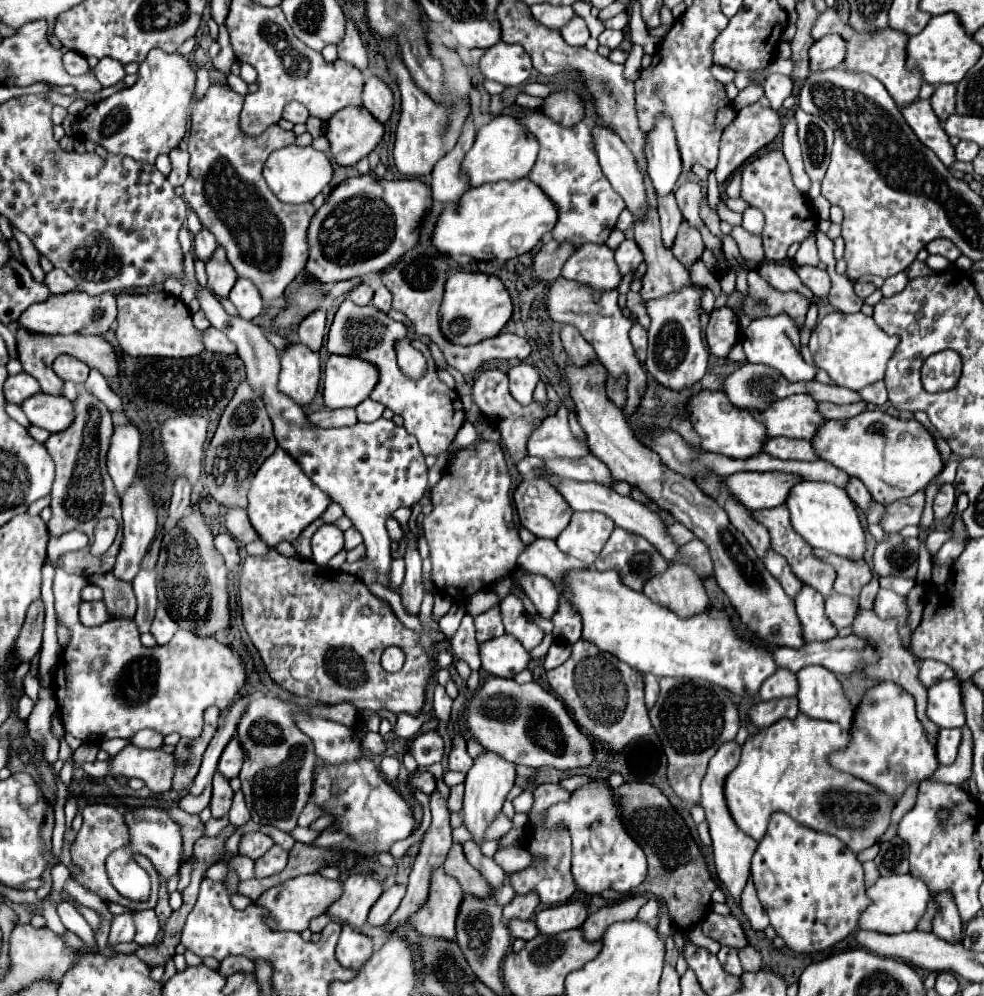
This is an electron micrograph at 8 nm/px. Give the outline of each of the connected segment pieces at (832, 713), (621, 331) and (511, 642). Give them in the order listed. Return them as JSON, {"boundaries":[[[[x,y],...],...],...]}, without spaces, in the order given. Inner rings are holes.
{"boundaries":[[[[804,667],[798,677],[798,701],[800,711],[812,719],[838,723],[842,729],[850,729],[854,707],[848,701],[838,677],[824,667]]],[[[558,277],[548,293],[548,315],[558,321],[558,323],[566,323],[566,325],[574,325],[576,329],[580,329],[580,335],[596,349],[598,359],[606,365],[606,369],[612,375],[622,375],[628,373],[630,377],[630,385],[628,385],[628,401],[624,407],[624,415],[632,415],[640,403],[640,393],[646,387],[646,373],[642,369],[642,365],[638,363],[638,359],[634,357],[634,349],[632,343],[628,339],[628,331],[632,327],[632,323],[622,315],[620,305],[618,305],[618,289],[612,291],[604,291],[600,293],[600,299],[596,299],[594,289],[590,289],[584,283],[576,283],[576,281],[568,281]]],[[[512,635],[496,637],[480,645],[482,669],[494,677],[514,679],[520,671],[528,669],[530,653]]]]}

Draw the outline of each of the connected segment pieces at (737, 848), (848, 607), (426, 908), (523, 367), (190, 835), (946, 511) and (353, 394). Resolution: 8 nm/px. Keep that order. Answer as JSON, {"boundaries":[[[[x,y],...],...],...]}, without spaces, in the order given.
{"boundaries":[[[[726,741],[724,745],[720,745],[716,755],[710,759],[708,771],[702,779],[702,807],[706,811],[706,823],[708,823],[710,835],[712,835],[716,873],[718,873],[718,879],[726,885],[726,889],[732,895],[736,905],[740,905],[742,891],[744,891],[748,877],[750,877],[750,859],[752,859],[752,853],[756,851],[756,845],[758,845],[752,837],[748,837],[748,835],[740,833],[740,829],[736,829],[736,823],[732,821],[728,807],[724,805],[722,783],[724,783],[724,777],[738,765],[738,761],[740,761],[740,745],[736,741]]],[[[836,591],[826,597],[824,607],[826,607],[828,619],[836,629],[848,627],[852,623],[852,617],[856,615],[856,603],[848,595],[840,595]]],[[[440,867],[432,873],[426,905],[422,905],[408,921],[422,935],[456,941],[456,917],[462,901],[464,893],[460,885],[456,885],[456,881],[452,881],[452,877],[448,877]]],[[[520,363],[508,371],[508,377],[510,377],[510,395],[520,405],[530,405],[532,393],[540,381],[538,371],[530,363]]],[[[172,805],[166,809],[168,815],[172,817],[172,821],[180,827],[182,833],[182,847],[184,847],[184,857],[182,863],[186,863],[192,857],[192,847],[196,843],[196,839],[200,839],[204,835],[204,823],[200,823],[198,815],[190,815],[184,813],[178,805]]],[[[946,483],[942,485],[942,489],[938,491],[936,499],[934,499],[934,519],[942,521],[944,517],[948,517],[952,513],[952,507],[956,505],[956,493],[954,493],[954,485]]],[[[330,355],[324,371],[324,403],[328,409],[356,407],[380,381],[380,371],[370,361],[348,355]]]]}

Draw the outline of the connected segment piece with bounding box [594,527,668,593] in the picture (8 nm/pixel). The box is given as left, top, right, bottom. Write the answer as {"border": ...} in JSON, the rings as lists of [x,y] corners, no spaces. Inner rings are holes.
{"border":[[[616,527],[612,531],[610,539],[606,541],[606,545],[602,547],[594,567],[598,567],[600,571],[608,571],[608,569],[618,571],[622,583],[640,593],[648,579],[652,579],[652,577],[656,577],[656,575],[660,575],[660,573],[664,573],[668,569],[668,561],[660,555],[660,551],[654,545],[644,541],[644,537],[640,537],[636,533],[630,533],[630,531],[622,529],[622,527]]]}

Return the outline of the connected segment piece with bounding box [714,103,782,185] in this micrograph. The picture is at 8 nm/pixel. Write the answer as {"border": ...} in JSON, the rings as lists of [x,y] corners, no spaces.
{"border":[[[758,103],[740,109],[736,119],[724,129],[722,139],[720,139],[720,157],[718,157],[718,165],[714,169],[718,185],[726,183],[728,177],[734,171],[738,171],[754,153],[758,153],[762,147],[766,147],[770,141],[774,141],[774,137],[780,133],[780,129],[782,129],[780,127],[780,117],[778,117],[776,111],[766,109],[766,107],[758,105]]]}

